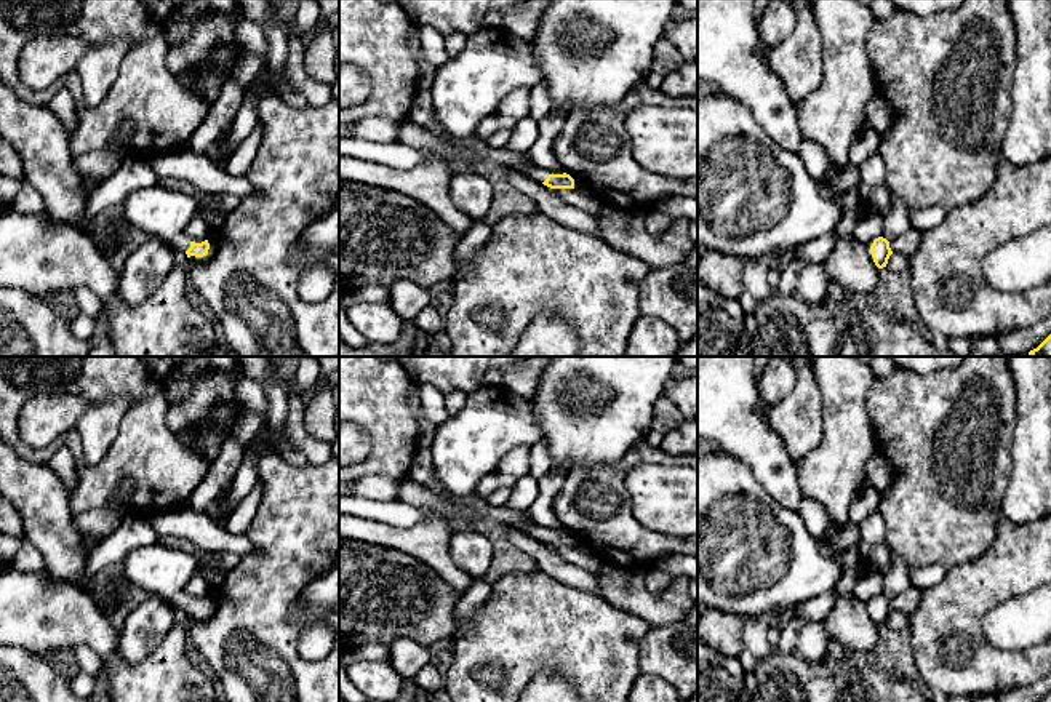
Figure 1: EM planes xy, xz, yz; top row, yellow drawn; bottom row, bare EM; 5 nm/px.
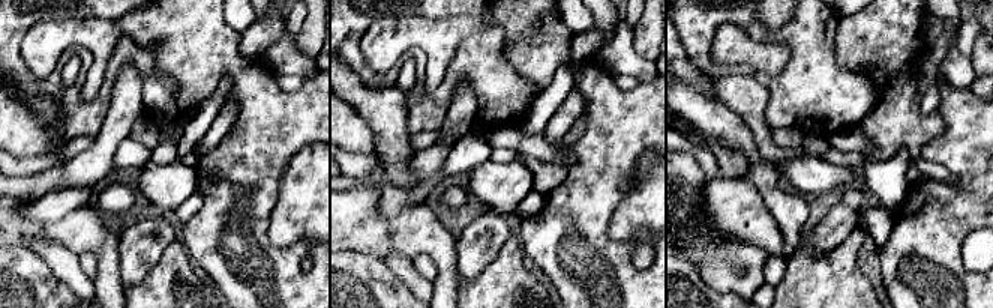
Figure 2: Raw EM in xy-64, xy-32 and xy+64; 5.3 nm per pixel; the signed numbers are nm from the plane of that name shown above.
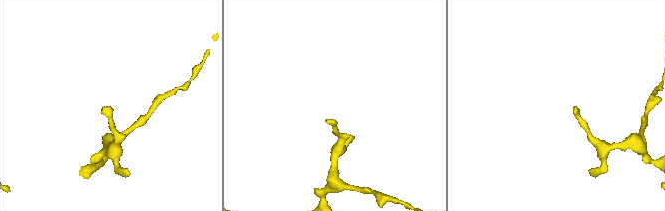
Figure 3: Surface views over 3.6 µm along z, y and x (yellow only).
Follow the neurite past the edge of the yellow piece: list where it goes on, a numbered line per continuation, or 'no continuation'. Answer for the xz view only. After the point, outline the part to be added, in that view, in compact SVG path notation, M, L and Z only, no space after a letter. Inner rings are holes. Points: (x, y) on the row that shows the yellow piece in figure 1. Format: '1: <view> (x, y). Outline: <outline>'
1: xz (527, 167). Outline: M529 158L526 160L520 160L514 165L520 173L523 173L525 176L528 176L529 179L542 184L547 176L550 174L549 171L536 166Z

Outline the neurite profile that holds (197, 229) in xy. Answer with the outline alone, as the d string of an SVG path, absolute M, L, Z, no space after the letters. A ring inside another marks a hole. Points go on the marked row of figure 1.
M195 213L189 224L186 225L186 235L195 241L202 243L210 238L210 229L202 214Z

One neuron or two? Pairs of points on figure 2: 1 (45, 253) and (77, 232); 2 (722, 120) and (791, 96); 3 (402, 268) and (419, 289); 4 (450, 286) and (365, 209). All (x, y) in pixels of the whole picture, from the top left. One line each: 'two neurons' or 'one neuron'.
1: two neurons
2: two neurons
3: one neuron
4: one neuron

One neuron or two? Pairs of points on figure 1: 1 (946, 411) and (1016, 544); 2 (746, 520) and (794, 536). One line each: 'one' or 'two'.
1: two
2: one

